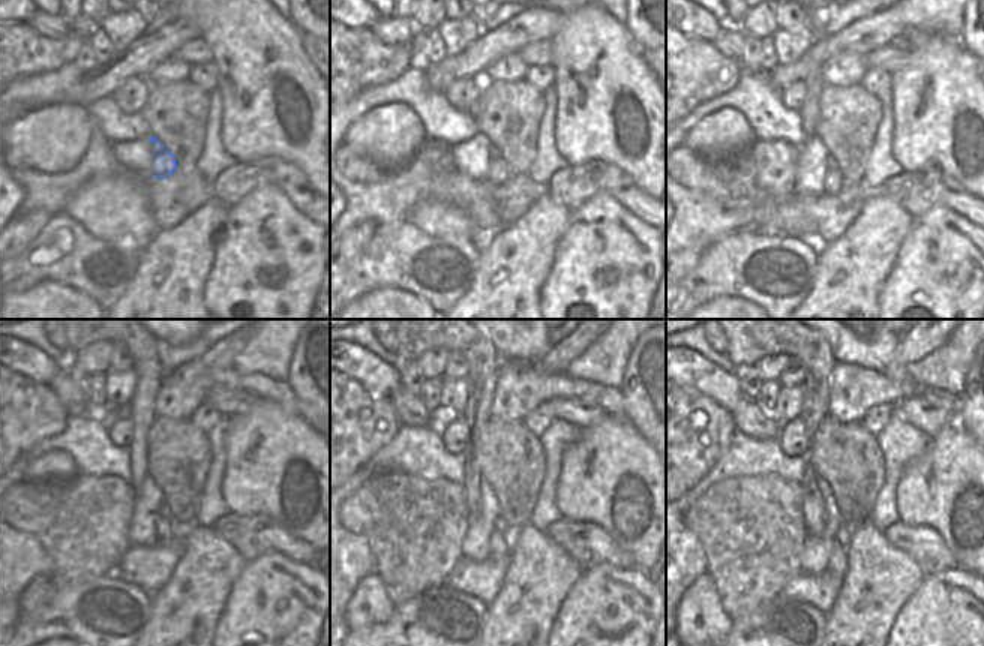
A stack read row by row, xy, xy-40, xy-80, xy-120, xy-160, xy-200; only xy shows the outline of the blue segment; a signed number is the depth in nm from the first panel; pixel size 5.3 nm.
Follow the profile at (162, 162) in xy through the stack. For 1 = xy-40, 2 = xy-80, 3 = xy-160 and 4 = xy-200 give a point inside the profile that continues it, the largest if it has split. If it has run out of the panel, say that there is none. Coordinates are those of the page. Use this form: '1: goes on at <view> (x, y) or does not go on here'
1: goes on at xy-40 (497, 171)
2: goes on at xy-80 (833, 182)
3: goes on at xy-160 (498, 550)
4: goes on at xy-200 (837, 565)

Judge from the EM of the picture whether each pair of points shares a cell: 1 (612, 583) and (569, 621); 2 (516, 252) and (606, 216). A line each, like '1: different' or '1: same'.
1: same
2: different

